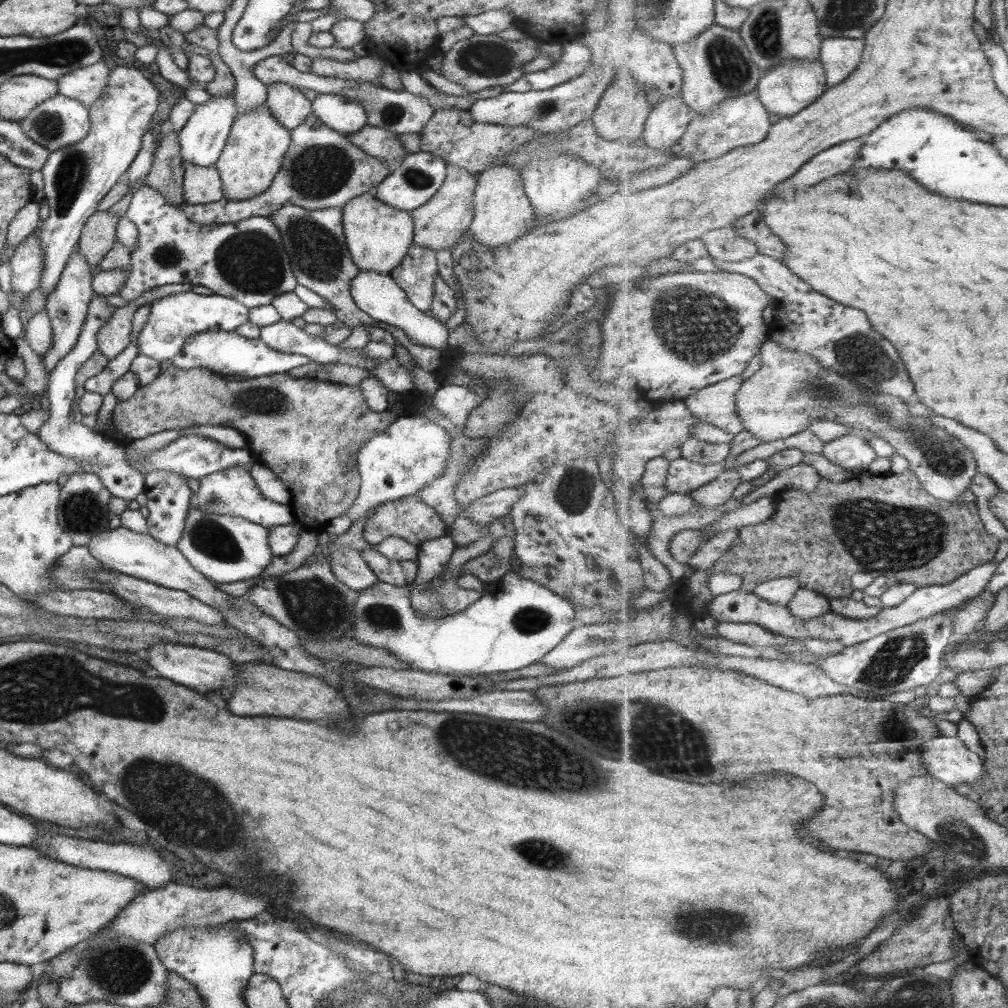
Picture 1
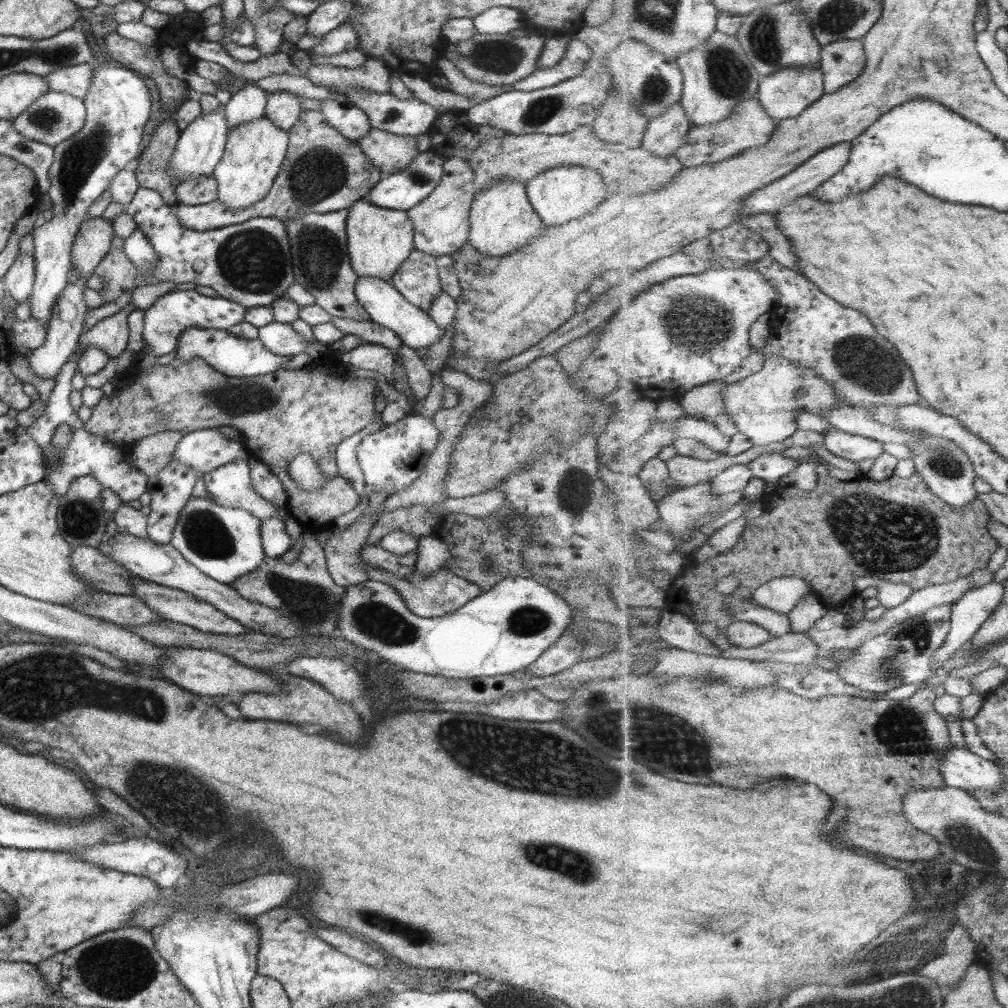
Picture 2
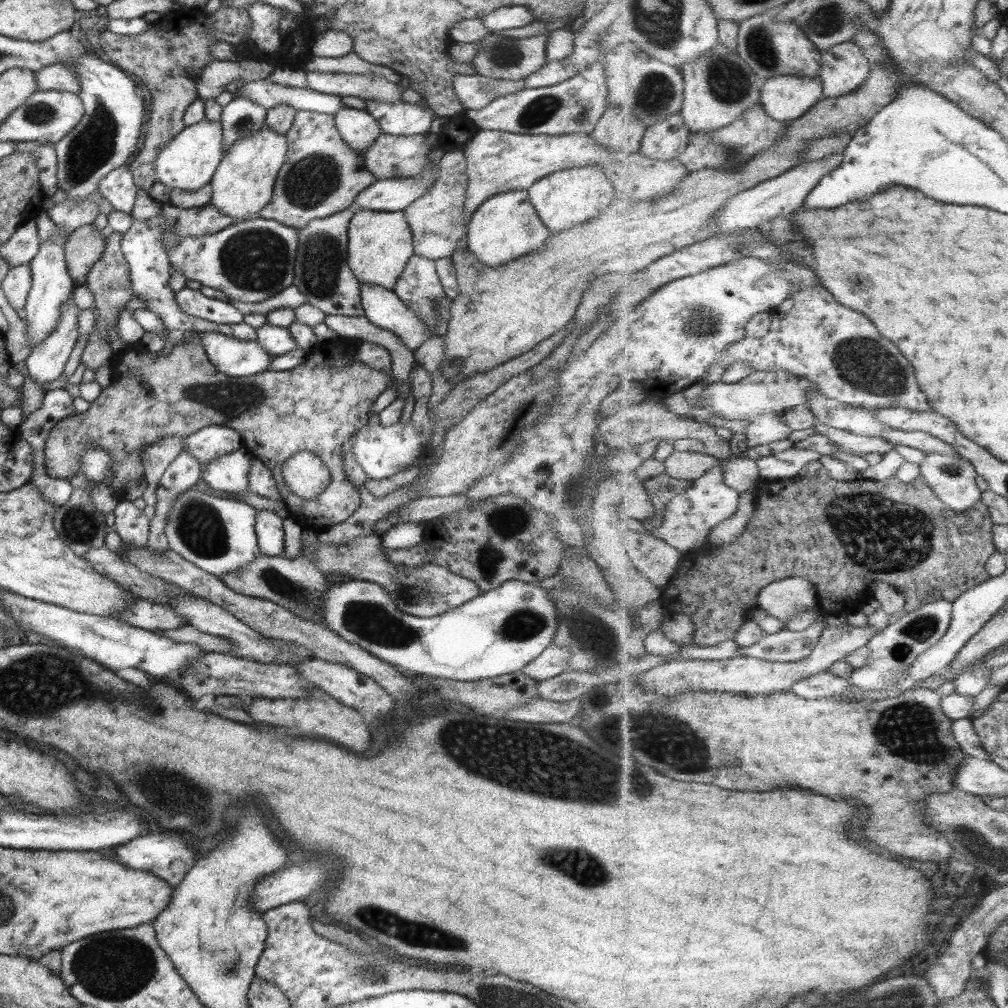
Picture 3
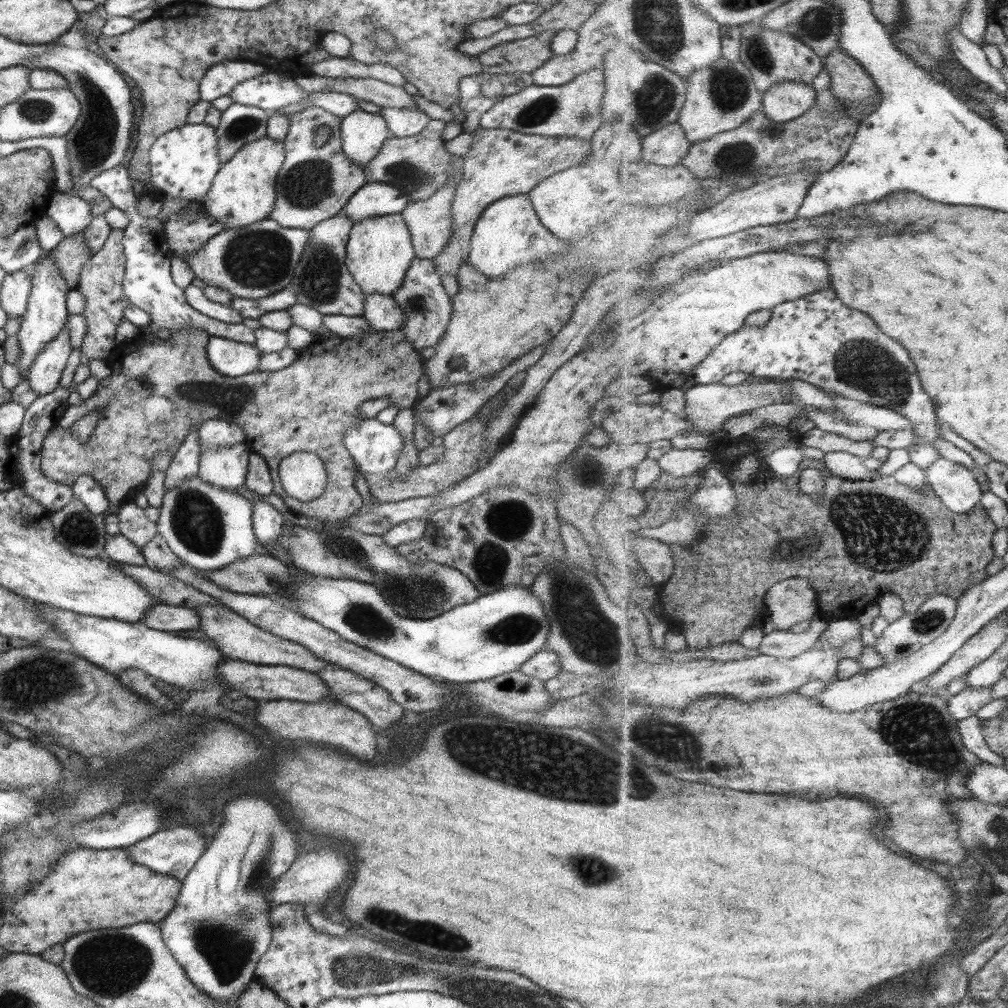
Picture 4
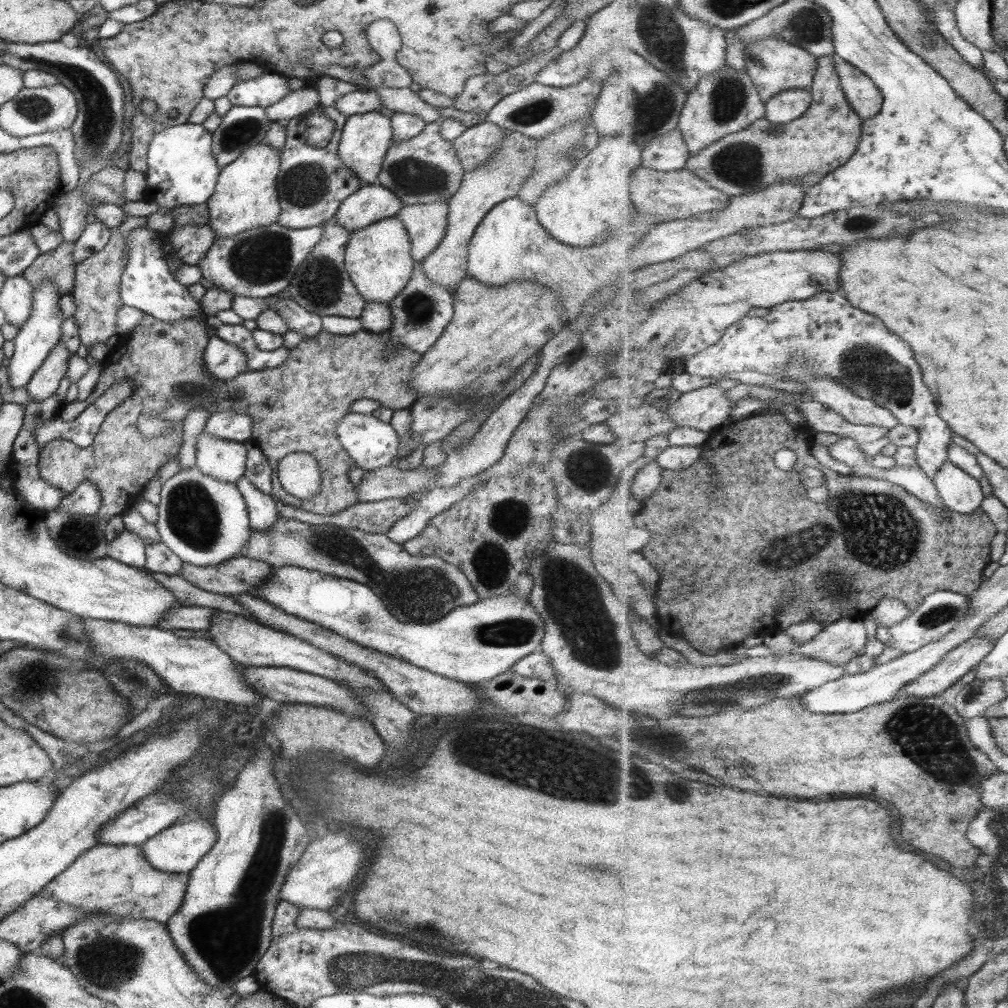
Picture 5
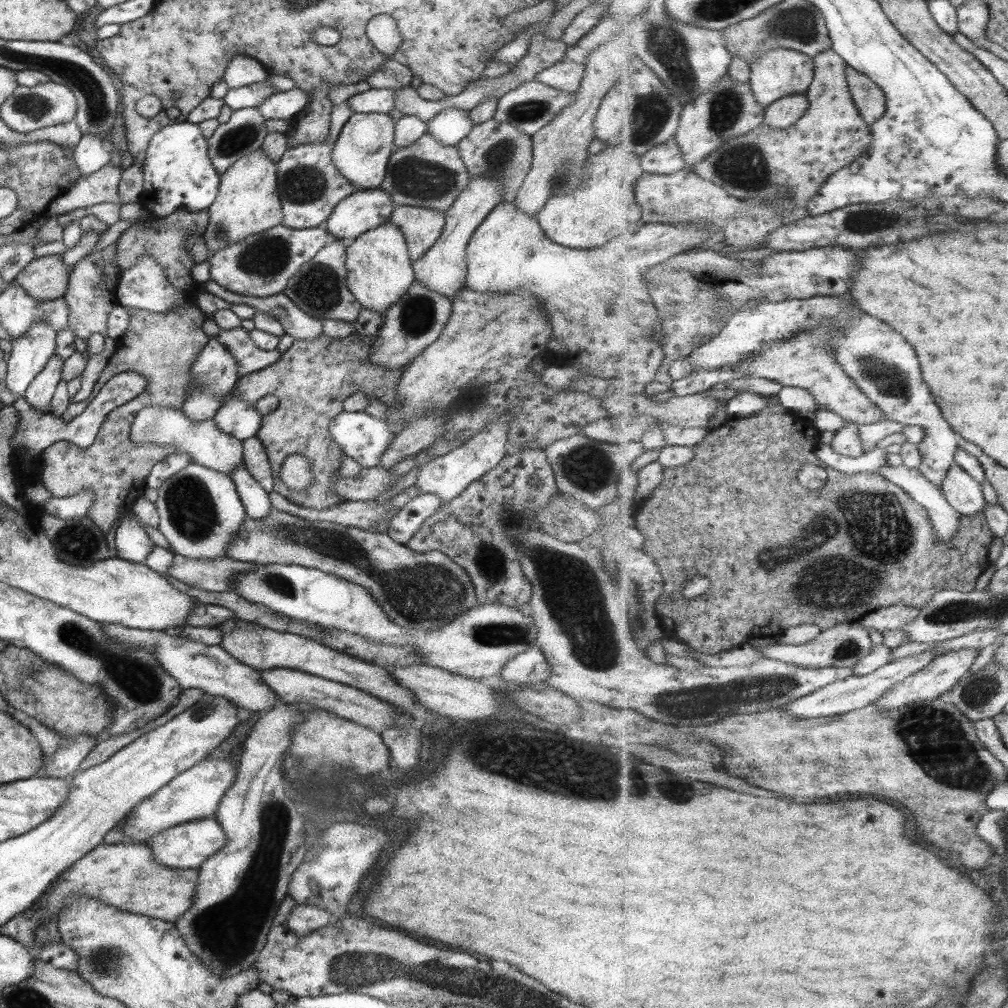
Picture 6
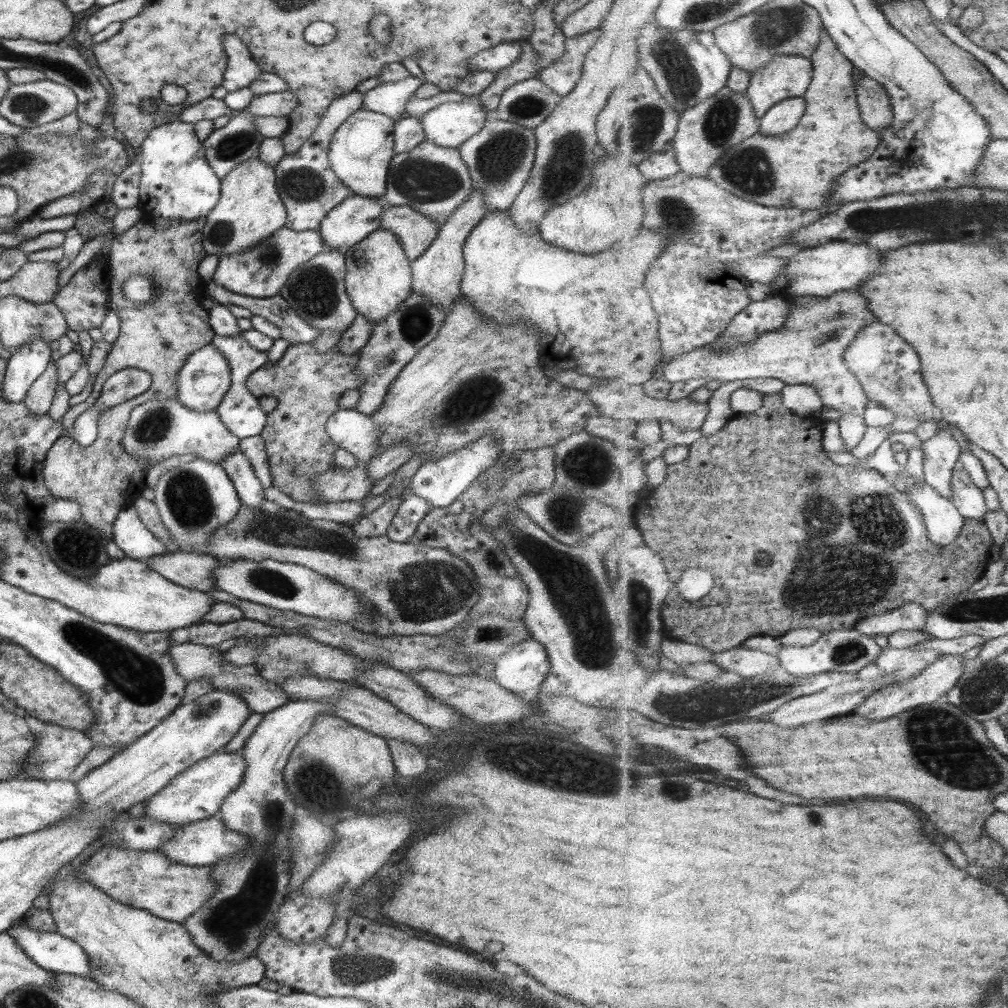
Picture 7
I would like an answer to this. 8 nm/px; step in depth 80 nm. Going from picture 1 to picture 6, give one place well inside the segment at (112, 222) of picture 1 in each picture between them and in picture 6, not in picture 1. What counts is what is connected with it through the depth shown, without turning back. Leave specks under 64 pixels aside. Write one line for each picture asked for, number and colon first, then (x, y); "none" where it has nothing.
2: (91, 243)
3: (83, 247)
4: (70, 254)
5: (57, 265)
6: (45, 278)

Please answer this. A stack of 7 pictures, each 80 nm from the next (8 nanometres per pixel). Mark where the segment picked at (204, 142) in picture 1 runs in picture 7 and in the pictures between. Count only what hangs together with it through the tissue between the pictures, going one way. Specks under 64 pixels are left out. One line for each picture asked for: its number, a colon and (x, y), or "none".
2: (200, 144)
3: (186, 163)
4: (183, 161)
5: (182, 170)
6: (178, 174)
7: (176, 182)

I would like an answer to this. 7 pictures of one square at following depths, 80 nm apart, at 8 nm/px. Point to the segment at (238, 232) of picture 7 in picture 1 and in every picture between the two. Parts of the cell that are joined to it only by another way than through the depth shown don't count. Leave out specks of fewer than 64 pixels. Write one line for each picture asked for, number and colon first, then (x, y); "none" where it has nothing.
1: (253, 152)
2: (252, 155)
3: (242, 182)
4: (242, 191)
5: (244, 196)
6: (246, 202)

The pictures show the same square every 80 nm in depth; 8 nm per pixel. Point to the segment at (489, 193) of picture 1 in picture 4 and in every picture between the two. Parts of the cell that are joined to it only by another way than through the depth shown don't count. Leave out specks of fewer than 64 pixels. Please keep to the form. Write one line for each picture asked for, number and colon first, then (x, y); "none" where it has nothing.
2: (501, 219)
3: (504, 226)
4: (507, 233)

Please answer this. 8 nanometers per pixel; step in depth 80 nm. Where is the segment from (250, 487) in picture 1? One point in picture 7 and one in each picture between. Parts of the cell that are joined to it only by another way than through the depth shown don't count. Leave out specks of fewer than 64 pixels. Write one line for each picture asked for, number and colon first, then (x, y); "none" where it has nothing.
2: (229, 485)
3: (229, 474)
4: (226, 467)
5: (224, 460)
6: (207, 446)
7: (157, 429)

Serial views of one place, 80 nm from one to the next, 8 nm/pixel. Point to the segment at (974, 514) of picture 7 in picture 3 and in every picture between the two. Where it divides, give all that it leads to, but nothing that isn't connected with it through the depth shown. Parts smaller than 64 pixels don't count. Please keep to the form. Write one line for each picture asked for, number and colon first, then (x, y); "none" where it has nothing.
3: (954, 479)
4: (958, 487)
5: (961, 492)
6: (965, 493)

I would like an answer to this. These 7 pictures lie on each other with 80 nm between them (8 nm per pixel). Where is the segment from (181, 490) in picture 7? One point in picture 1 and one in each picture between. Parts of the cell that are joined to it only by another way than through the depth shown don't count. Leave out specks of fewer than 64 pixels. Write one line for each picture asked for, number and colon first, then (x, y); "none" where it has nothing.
1: (227, 548)
2: (223, 543)
3: (217, 535)
4: (207, 527)
5: (203, 521)
6: (199, 512)

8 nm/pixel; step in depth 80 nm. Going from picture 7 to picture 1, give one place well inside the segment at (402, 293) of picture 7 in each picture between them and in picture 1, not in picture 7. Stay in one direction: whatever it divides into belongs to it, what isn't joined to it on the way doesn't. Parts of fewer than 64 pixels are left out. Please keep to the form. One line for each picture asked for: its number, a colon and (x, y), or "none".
1: (377, 236)
2: (377, 239)
3: (379, 244)
4: (378, 251)
5: (377, 258)
6: (379, 271)

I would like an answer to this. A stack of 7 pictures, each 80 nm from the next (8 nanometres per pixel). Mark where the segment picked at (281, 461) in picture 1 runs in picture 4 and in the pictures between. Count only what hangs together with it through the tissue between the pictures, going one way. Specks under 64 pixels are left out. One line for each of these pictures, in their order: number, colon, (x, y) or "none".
2: (279, 415)
3: (315, 407)
4: (157, 391)

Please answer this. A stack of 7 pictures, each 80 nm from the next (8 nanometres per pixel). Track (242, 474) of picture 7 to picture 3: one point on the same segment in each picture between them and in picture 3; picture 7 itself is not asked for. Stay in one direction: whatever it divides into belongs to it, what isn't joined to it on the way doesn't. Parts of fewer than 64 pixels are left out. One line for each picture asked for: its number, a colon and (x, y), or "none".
3: (269, 536)
4: (267, 523)
5: (262, 513)
6: (255, 501)

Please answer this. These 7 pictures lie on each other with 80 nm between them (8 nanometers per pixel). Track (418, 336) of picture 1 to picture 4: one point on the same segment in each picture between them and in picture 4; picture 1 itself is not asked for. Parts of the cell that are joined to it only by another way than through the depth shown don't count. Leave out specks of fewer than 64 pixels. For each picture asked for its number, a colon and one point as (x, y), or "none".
2: (385, 307)
3: (381, 307)
4: (380, 312)

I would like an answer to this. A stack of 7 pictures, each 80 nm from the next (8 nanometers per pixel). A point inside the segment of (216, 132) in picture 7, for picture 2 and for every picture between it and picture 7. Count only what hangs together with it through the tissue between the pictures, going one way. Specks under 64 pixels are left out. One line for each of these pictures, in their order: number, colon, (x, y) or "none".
2: (247, 103)
3: (240, 116)
4: (239, 124)
5: (241, 127)
6: (243, 132)

